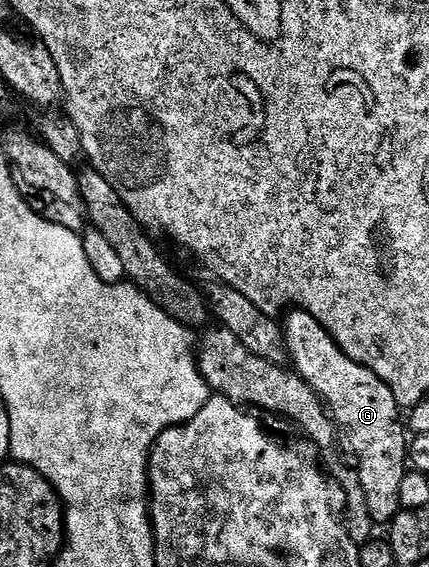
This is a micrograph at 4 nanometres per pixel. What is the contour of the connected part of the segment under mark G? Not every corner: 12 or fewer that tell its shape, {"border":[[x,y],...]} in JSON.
{"border":[[305,310],[286,341],[391,524],[409,444],[394,392]]}

